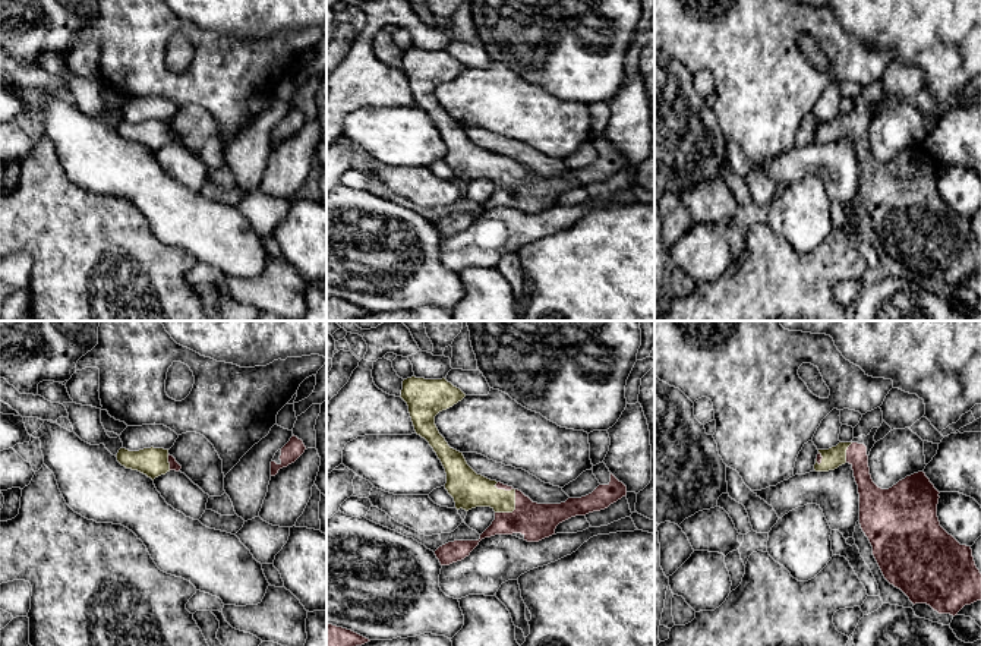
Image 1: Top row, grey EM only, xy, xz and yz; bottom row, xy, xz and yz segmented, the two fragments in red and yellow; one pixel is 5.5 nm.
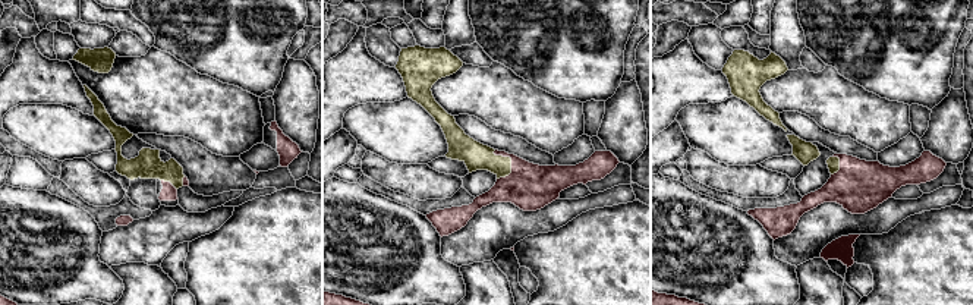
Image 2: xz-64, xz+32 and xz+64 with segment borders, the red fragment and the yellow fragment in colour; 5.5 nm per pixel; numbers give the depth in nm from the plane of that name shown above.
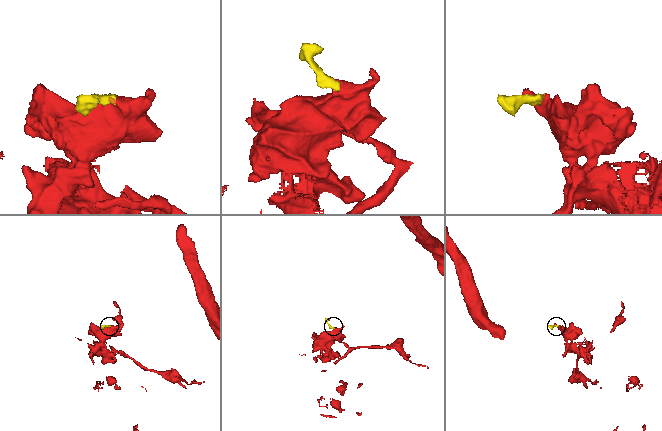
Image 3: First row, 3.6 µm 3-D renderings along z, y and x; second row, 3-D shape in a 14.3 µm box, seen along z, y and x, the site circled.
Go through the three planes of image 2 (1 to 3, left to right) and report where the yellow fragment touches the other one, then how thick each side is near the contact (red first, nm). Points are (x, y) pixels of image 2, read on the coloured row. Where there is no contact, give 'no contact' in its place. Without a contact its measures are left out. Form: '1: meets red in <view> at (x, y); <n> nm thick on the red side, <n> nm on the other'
1: meets red in xz-64 at (169, 182); 90 nm thick on the red side, 150 nm on the other
2: meets red in xz+32 at (510, 157); 260 nm thick on the red side, 150 nm on the other
3: meets red in xz+64 at (840, 166); 280 nm thick on the red side, 70 nm on the other

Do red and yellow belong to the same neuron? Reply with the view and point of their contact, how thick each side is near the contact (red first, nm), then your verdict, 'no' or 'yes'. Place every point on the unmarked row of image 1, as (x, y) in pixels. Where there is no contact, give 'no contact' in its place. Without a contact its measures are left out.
contact xz (516, 163); calibres 200 and 190 nm; yes

